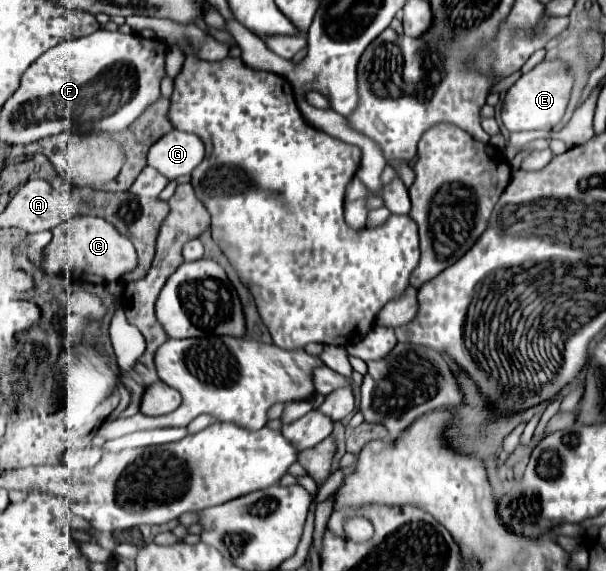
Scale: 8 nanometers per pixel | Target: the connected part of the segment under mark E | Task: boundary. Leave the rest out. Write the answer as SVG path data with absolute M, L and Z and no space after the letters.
M557 59L551 61L541 61L537 67L533 67L529 73L521 75L521 79L517 83L513 83L503 99L501 105L501 121L505 125L507 131L551 131L563 117L569 95L571 95L571 87L573 87L573 77L567 73L565 65Z

